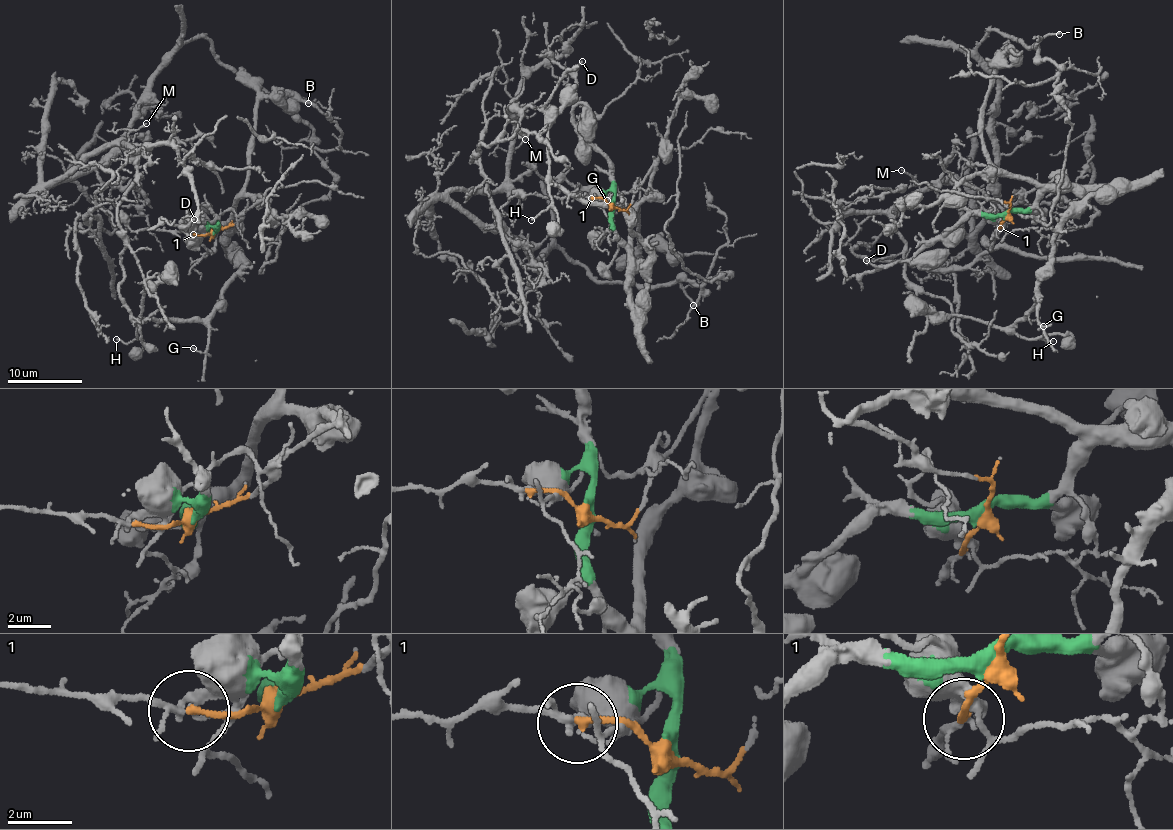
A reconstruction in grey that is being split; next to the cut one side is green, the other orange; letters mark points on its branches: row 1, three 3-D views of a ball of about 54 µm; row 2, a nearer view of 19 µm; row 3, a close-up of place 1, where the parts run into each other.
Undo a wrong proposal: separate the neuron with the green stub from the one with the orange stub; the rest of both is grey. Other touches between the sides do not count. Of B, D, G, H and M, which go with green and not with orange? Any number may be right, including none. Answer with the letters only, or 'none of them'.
D, G, H

